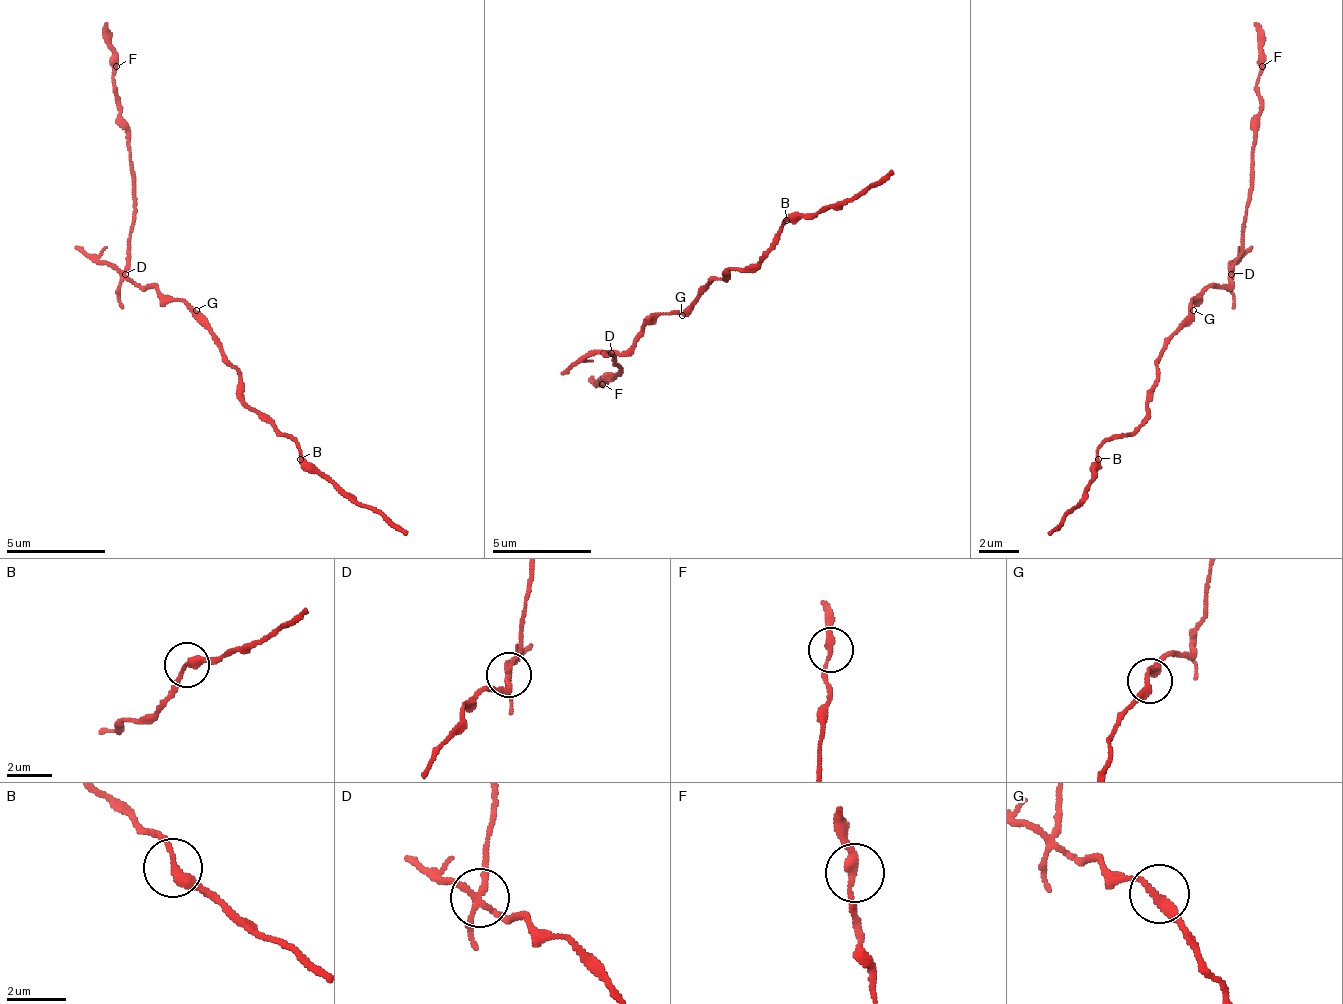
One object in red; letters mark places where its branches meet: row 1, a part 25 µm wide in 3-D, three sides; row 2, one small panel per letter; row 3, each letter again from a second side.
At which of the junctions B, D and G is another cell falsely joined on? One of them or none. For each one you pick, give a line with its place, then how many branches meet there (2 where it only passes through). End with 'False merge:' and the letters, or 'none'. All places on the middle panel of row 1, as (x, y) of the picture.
D: place (611, 353); branches 4
False merge: D

